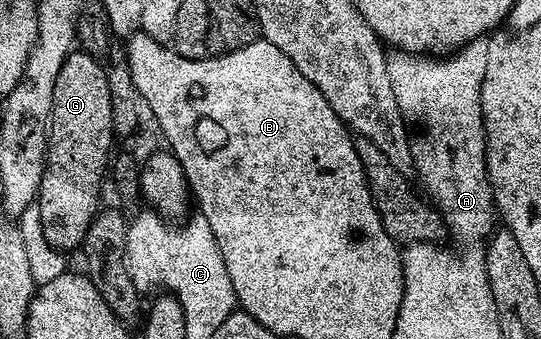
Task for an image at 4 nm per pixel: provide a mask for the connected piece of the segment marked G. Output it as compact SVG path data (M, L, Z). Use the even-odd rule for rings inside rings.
M72 50L53 86L47 161L37 197L45 238L52 247L68 250L82 245L91 219L100 207L99 191L103 184L105 188L105 173L113 156L111 143L114 140L117 140L117 133L106 67L89 53Z

